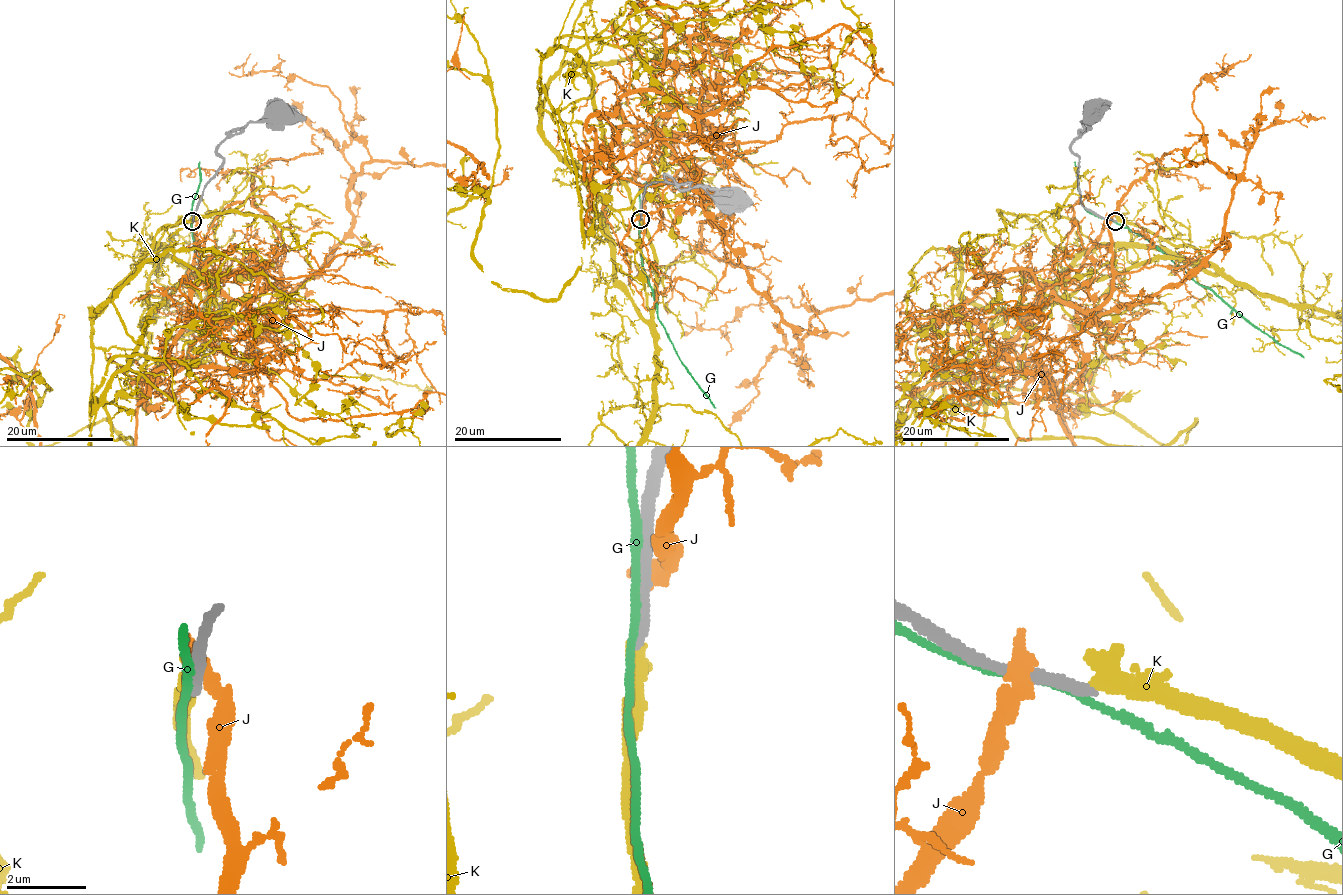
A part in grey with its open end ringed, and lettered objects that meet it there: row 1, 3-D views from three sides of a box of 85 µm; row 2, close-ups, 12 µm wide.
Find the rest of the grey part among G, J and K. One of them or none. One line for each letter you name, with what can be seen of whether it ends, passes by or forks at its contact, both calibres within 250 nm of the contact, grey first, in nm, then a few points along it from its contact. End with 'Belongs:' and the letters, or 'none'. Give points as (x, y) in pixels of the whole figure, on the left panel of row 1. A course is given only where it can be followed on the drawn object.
Belongs: none

